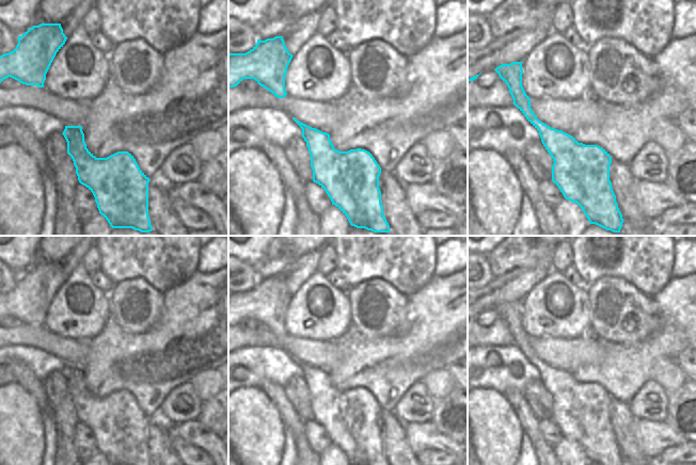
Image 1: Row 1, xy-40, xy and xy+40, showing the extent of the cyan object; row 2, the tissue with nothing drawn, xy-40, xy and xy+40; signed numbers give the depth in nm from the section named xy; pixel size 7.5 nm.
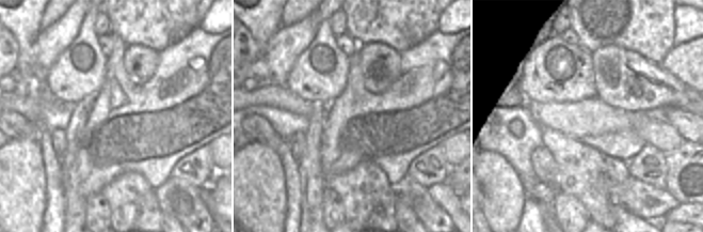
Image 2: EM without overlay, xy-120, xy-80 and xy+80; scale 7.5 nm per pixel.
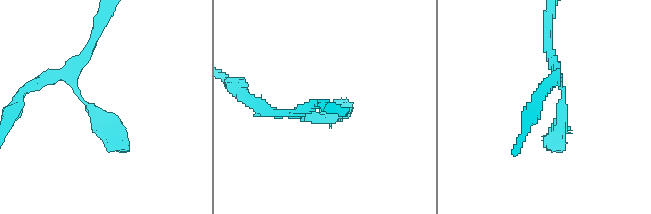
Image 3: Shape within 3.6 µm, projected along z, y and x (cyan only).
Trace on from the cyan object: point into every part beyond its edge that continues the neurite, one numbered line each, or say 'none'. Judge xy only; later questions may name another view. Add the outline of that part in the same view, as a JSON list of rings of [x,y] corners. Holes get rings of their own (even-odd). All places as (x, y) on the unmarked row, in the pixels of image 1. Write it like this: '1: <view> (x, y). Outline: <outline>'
none.

